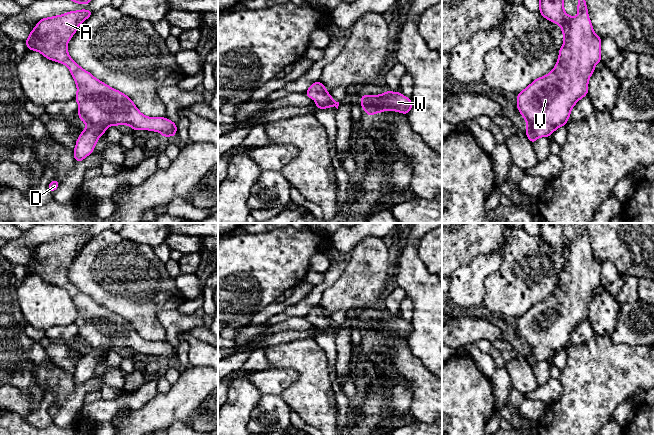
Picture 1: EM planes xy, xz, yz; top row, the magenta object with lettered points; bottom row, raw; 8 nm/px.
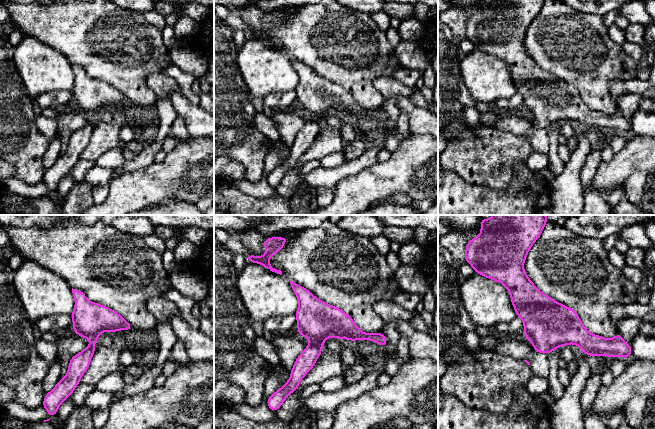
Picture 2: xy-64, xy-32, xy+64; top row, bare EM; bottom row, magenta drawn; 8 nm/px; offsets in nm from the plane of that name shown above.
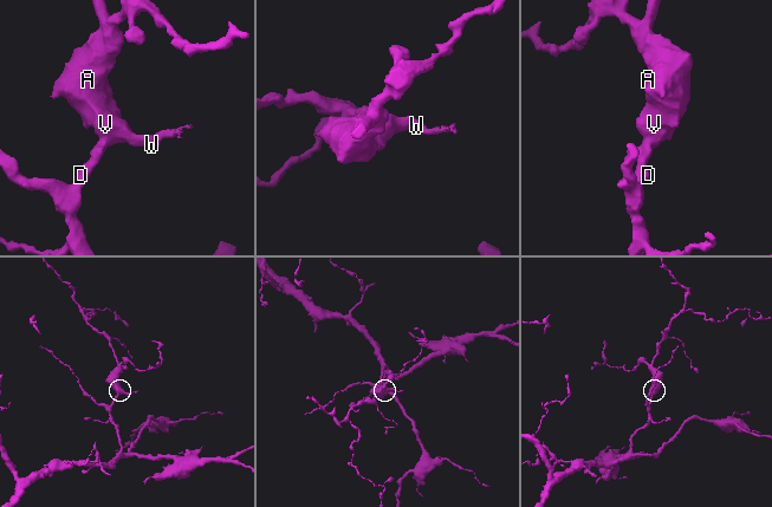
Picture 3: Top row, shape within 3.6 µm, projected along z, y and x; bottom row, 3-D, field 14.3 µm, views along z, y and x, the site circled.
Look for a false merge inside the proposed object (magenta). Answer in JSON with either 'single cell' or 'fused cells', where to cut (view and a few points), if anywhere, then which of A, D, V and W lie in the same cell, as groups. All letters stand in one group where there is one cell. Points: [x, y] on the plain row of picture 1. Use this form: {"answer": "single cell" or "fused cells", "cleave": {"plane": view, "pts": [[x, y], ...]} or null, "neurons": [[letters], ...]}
{"answer": "single cell", "cleave": null, "neurons": [["A", "D", "V", "W"]]}

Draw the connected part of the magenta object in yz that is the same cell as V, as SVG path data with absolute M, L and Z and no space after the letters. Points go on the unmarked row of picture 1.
M564 223L539 224L541 239L561 251L564 267L554 293L546 300L535 303L517 318L516 331L527 346L526 359L532 368L538 361L550 361L557 352L567 347L574 329L588 319L589 302L595 295L595 289L602 285L602 263L593 255L585 223L578 223L579 238L576 241L564 236Z

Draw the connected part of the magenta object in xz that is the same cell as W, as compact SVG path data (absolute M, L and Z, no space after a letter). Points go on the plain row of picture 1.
M386 314L381 319L360 319L361 330L369 340L386 334L397 335L407 339L412 333L412 324L400 316Z

